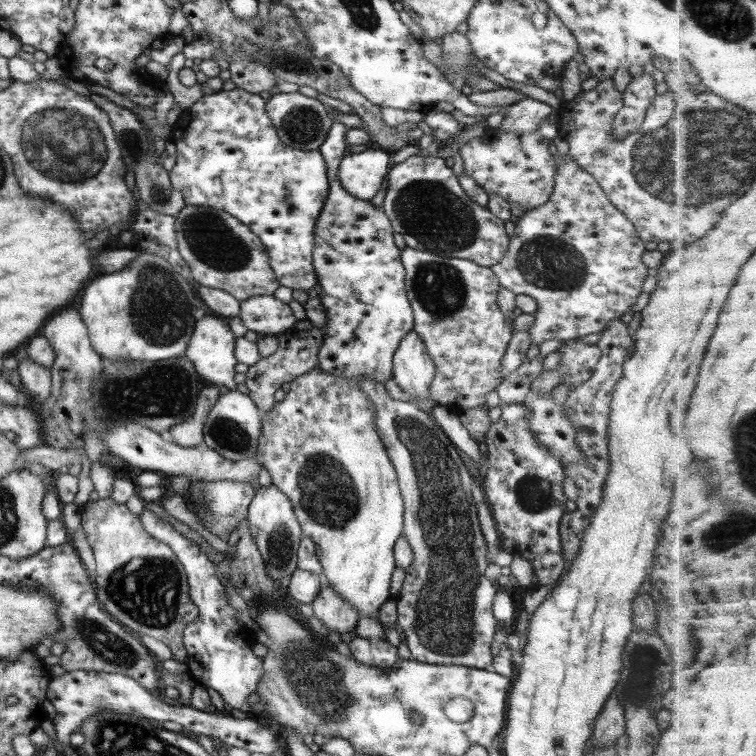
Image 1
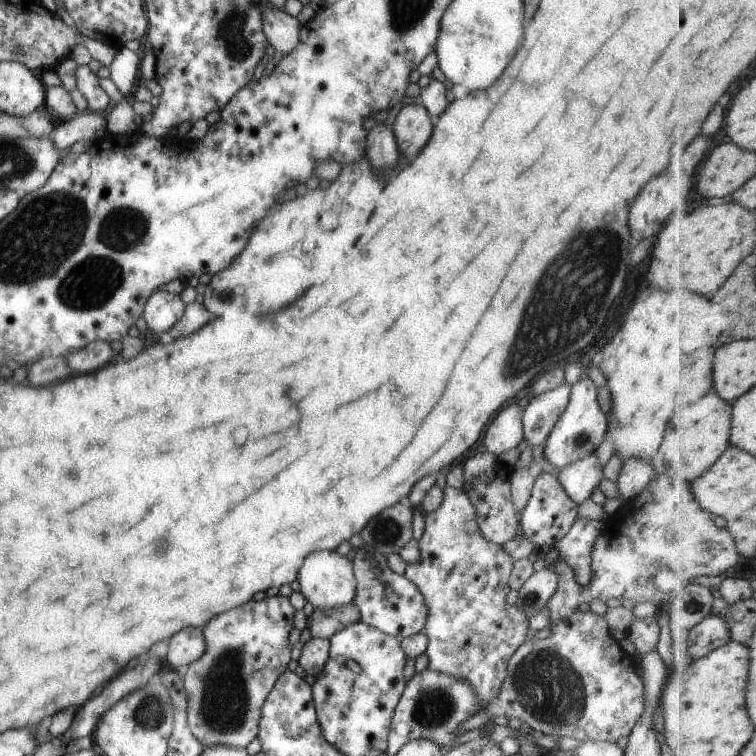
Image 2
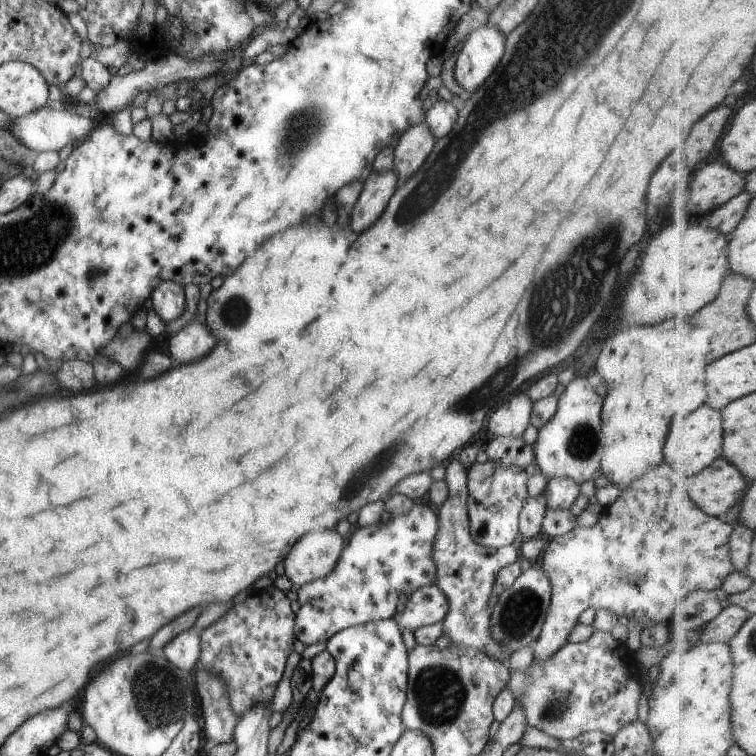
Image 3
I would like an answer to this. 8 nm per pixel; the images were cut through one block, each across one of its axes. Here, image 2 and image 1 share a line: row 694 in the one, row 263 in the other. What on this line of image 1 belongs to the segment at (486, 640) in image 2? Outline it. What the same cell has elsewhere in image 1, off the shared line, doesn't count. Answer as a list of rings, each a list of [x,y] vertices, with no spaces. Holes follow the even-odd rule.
[[[413,155],[401,163],[392,163],[387,181],[389,186],[382,208],[391,220],[393,231],[402,234],[409,247],[423,251],[430,250],[452,258],[471,260],[485,267],[500,262],[507,253],[510,238],[504,229],[504,221],[471,200],[461,187],[452,167],[448,167],[442,157]]]

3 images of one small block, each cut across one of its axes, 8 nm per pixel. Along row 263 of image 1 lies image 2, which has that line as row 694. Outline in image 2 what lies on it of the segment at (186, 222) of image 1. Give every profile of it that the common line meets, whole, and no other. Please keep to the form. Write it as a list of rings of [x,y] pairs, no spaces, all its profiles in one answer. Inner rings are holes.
[[[280,594],[260,602],[250,600],[238,608],[232,608],[204,626],[206,652],[196,662],[188,665],[184,676],[184,690],[188,698],[188,728],[194,738],[205,748],[208,746],[236,746],[246,748],[259,733],[262,706],[272,692],[278,678],[288,671],[291,661],[290,630],[293,628],[295,609],[288,597]]]

